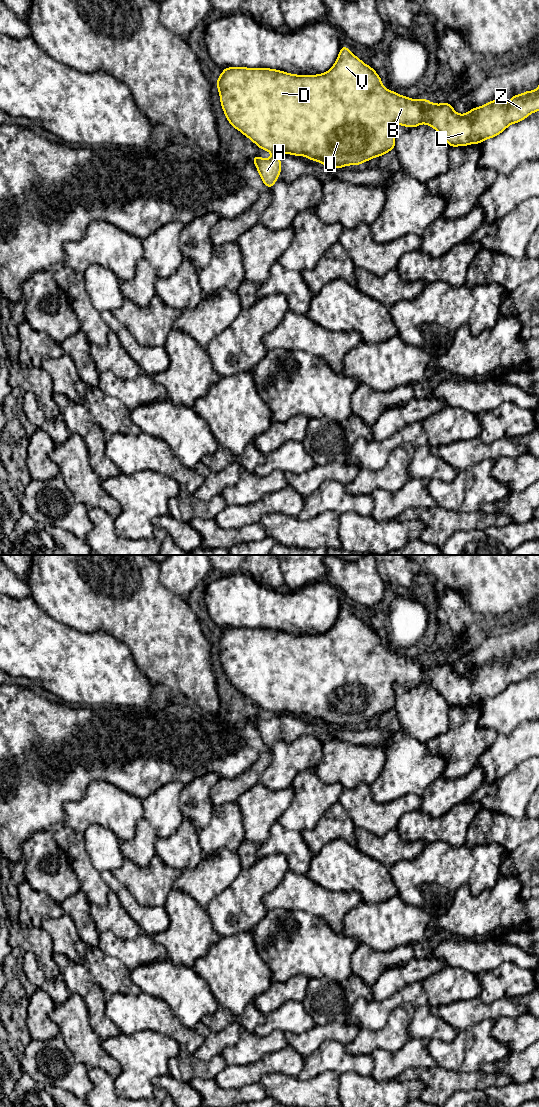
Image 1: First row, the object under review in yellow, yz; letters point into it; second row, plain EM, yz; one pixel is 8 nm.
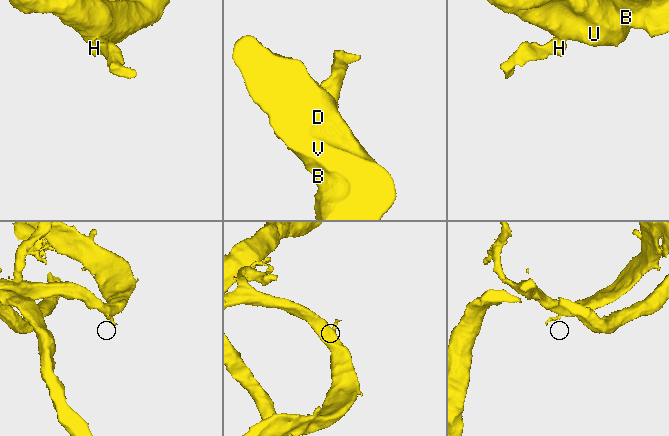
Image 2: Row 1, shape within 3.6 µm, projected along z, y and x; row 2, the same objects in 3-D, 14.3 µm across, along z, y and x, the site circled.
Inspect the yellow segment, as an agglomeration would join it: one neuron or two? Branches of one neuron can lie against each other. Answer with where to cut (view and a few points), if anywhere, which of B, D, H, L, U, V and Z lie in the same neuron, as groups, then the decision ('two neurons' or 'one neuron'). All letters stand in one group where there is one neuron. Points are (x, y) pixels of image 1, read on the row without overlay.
cut yz (274, 713), (278, 715); groups B D L U V Z / H; two neurons

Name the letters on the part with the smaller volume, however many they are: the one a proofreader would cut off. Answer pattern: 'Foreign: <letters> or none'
Foreign: H

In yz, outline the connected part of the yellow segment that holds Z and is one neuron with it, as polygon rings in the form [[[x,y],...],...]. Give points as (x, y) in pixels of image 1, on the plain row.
[[[345,605],[341,607],[333,627],[320,635],[304,636],[267,628],[229,627],[223,629],[216,645],[221,666],[229,683],[259,708],[277,715],[284,713],[295,716],[305,715],[307,719],[321,722],[330,728],[359,725],[373,717],[380,717],[390,712],[395,707],[396,684],[410,688],[426,683],[437,690],[450,707],[467,706],[470,703],[479,704],[488,698],[493,698],[510,684],[520,682],[531,673],[539,671],[539,647],[535,651],[513,655],[510,663],[504,663],[501,659],[493,660],[464,675],[456,673],[449,662],[432,664],[426,658],[415,660],[400,656],[396,651],[388,651],[372,627],[365,625]]]

